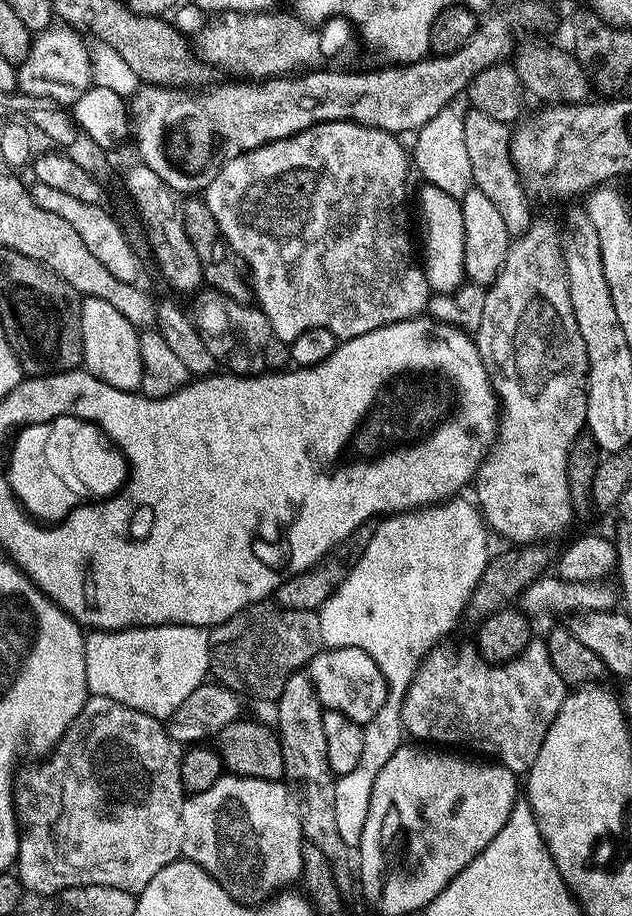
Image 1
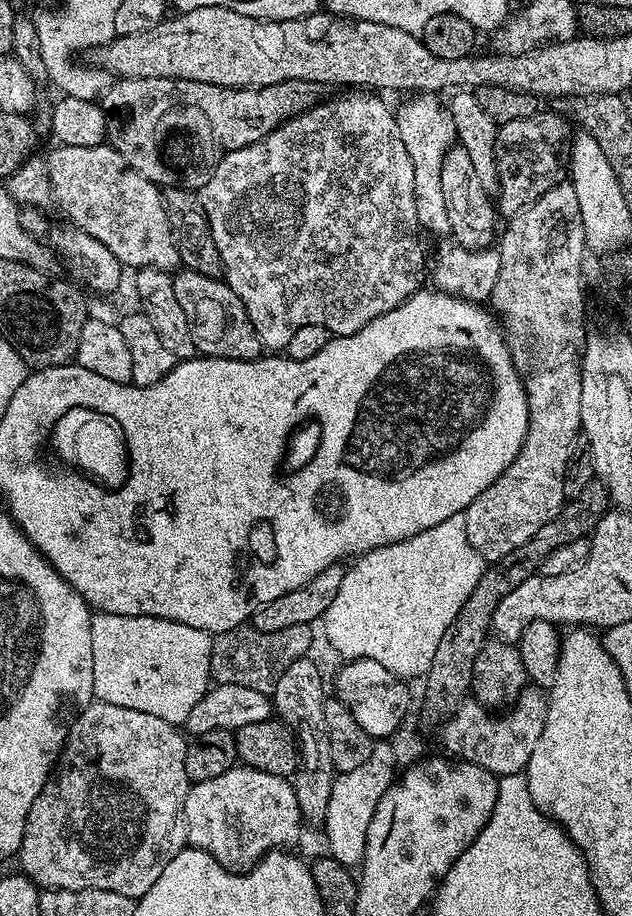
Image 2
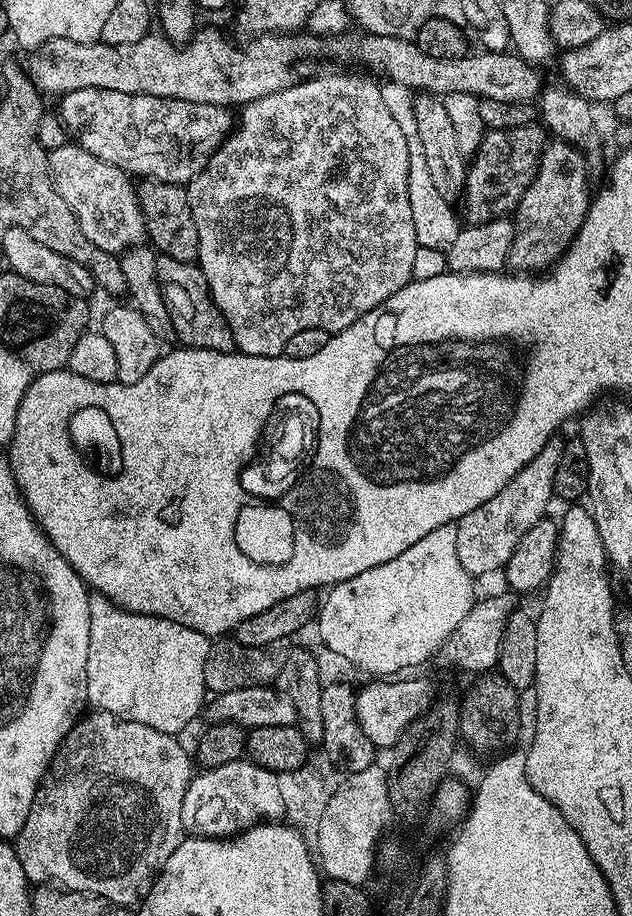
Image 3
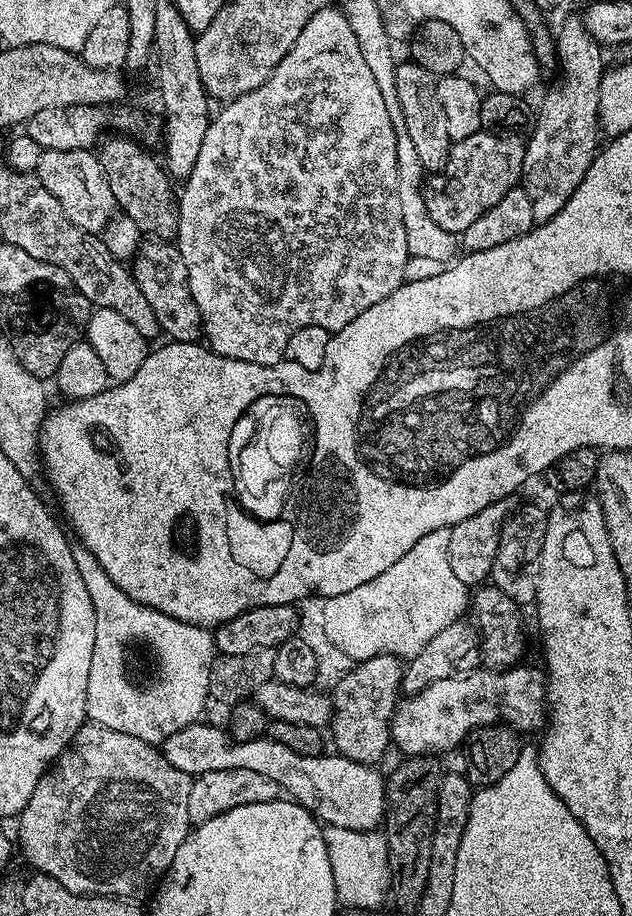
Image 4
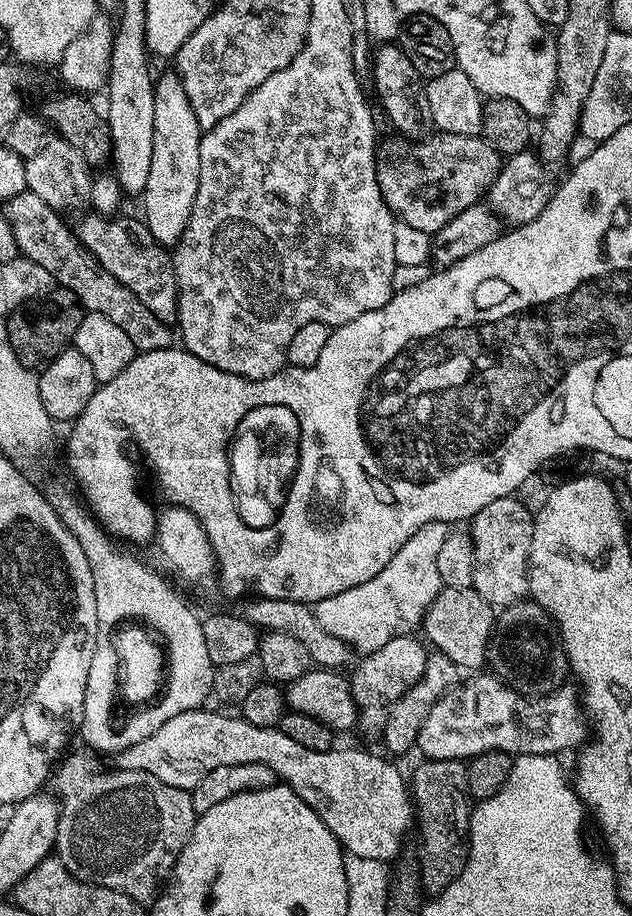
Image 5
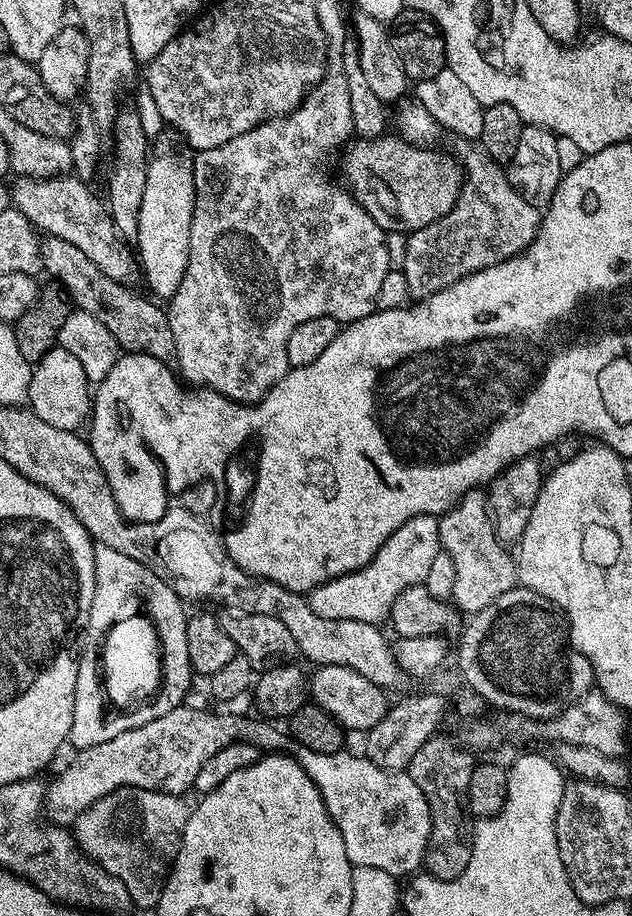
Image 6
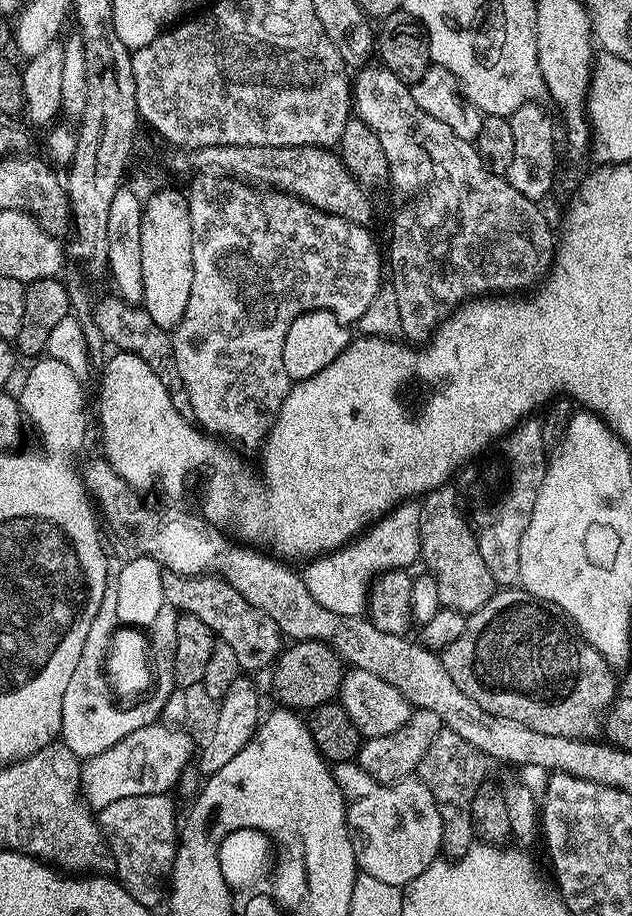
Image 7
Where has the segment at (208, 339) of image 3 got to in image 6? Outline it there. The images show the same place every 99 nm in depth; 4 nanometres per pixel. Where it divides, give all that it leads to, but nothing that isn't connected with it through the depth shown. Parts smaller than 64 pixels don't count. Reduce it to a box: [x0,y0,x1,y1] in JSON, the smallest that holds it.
[10,174,142,285]

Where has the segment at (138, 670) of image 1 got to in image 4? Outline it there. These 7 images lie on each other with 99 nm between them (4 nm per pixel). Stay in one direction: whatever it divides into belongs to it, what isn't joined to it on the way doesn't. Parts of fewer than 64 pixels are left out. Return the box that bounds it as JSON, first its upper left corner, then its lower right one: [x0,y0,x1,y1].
[72,542,214,746]

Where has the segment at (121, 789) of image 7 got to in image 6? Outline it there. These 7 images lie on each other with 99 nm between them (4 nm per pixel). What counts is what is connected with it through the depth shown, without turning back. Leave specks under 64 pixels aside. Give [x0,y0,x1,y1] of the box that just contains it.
[44,706,286,826]

